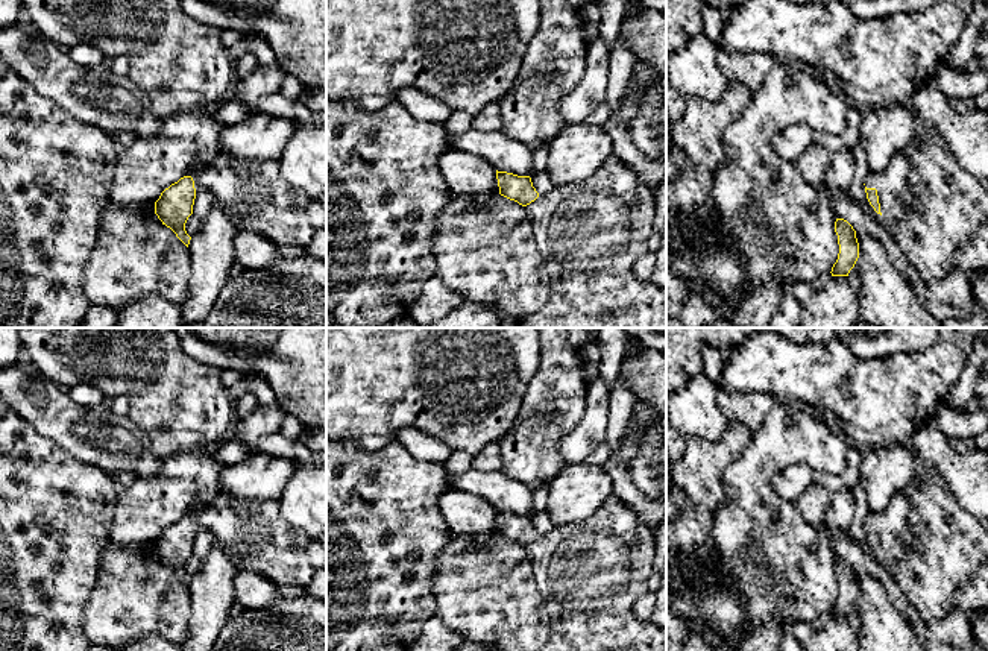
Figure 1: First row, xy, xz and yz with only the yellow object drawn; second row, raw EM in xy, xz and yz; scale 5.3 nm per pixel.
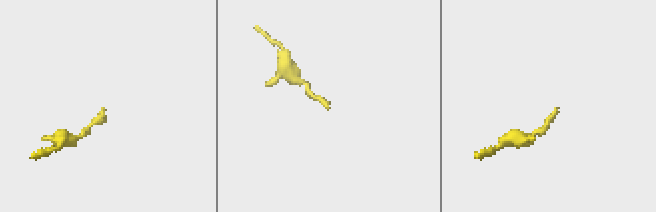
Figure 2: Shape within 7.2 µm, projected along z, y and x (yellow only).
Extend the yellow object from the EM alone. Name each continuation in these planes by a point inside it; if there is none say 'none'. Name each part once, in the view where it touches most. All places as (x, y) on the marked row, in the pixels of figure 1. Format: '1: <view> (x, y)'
1: yz (896, 196)

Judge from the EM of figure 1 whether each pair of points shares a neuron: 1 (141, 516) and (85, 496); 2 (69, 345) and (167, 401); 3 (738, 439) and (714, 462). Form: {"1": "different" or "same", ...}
{"1": "different", "2": "same", "3": "same"}

